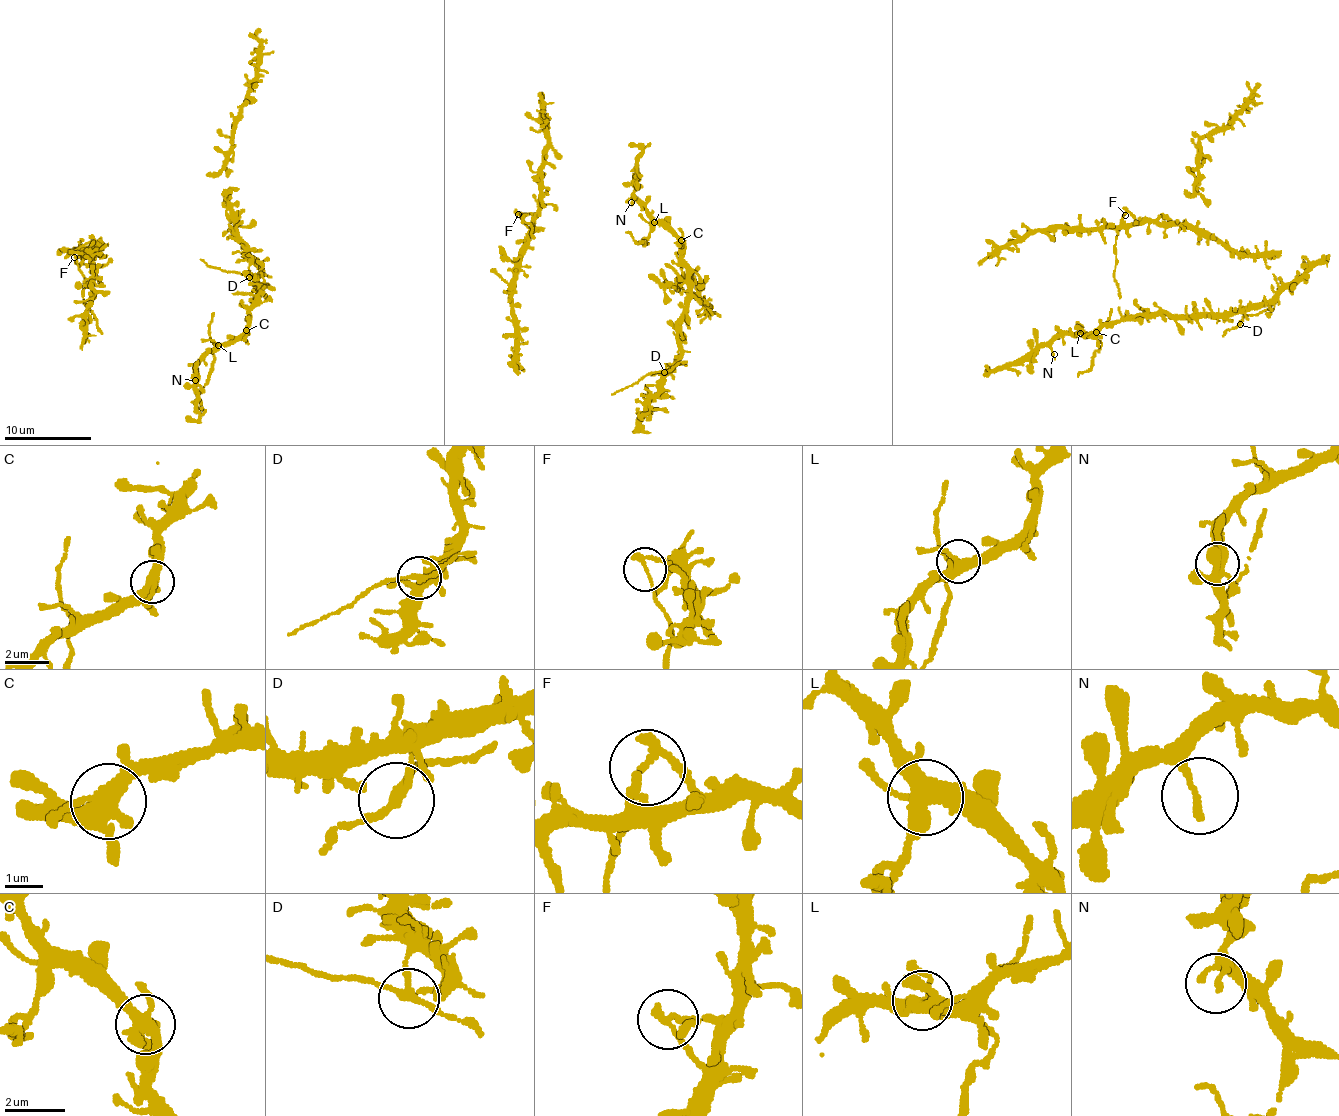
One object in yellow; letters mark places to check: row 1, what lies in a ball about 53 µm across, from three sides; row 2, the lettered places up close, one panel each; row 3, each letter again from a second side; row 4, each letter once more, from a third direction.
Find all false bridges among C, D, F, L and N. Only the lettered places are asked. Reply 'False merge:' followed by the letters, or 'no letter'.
False merge: D, F, L

